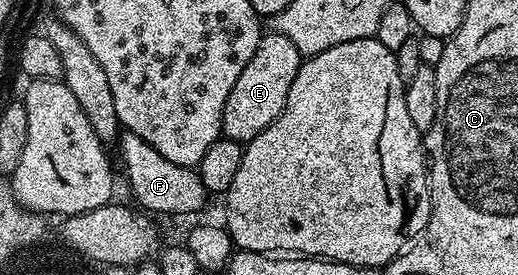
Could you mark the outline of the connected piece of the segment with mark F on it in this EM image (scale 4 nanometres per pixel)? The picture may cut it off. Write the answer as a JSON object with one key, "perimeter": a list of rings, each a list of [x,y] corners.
{"perimeter":[[[128,130],[119,134],[116,140],[117,147],[118,155],[122,158],[122,171],[126,174],[126,183],[134,194],[133,202],[143,212],[153,213],[155,216],[194,215],[205,205],[208,193],[195,168],[181,167],[168,161],[168,157],[156,153],[156,149],[152,149],[152,145],[144,141],[144,137]]]}

